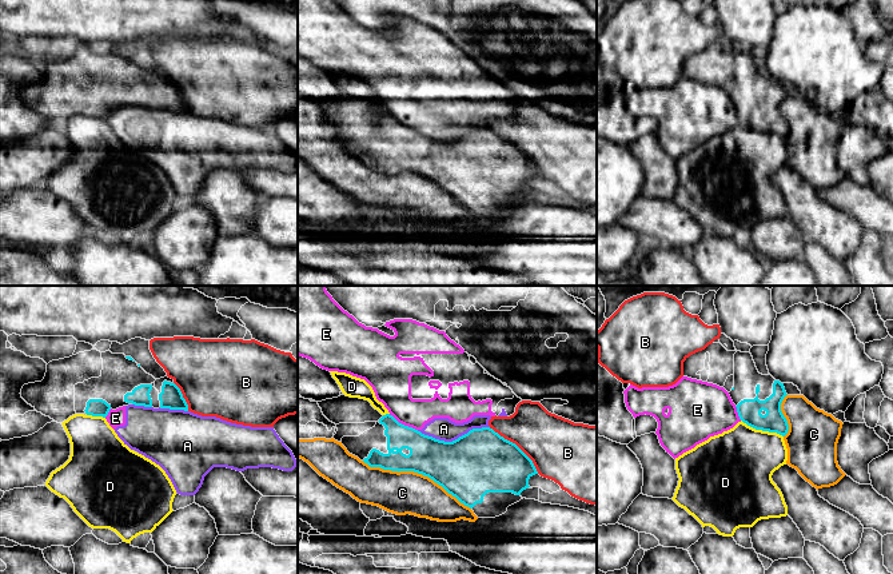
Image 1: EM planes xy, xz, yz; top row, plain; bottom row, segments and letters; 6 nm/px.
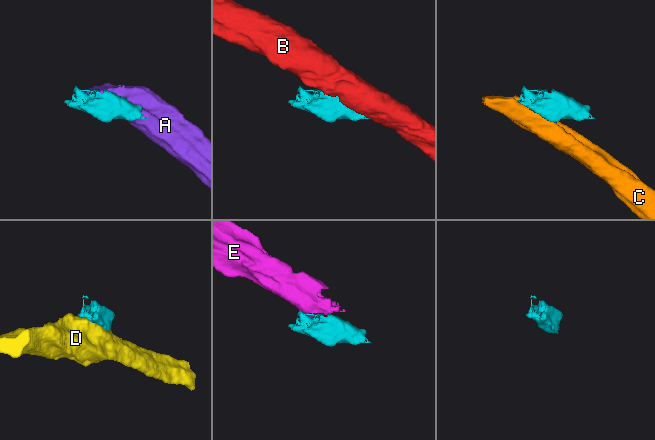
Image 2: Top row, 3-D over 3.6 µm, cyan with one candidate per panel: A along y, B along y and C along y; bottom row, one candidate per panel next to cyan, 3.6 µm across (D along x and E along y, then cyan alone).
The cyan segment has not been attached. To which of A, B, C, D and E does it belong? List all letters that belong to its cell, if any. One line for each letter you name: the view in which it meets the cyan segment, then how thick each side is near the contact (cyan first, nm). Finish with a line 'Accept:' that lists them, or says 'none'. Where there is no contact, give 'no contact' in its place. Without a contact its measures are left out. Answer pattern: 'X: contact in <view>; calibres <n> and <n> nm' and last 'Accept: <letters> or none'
Accept: none

